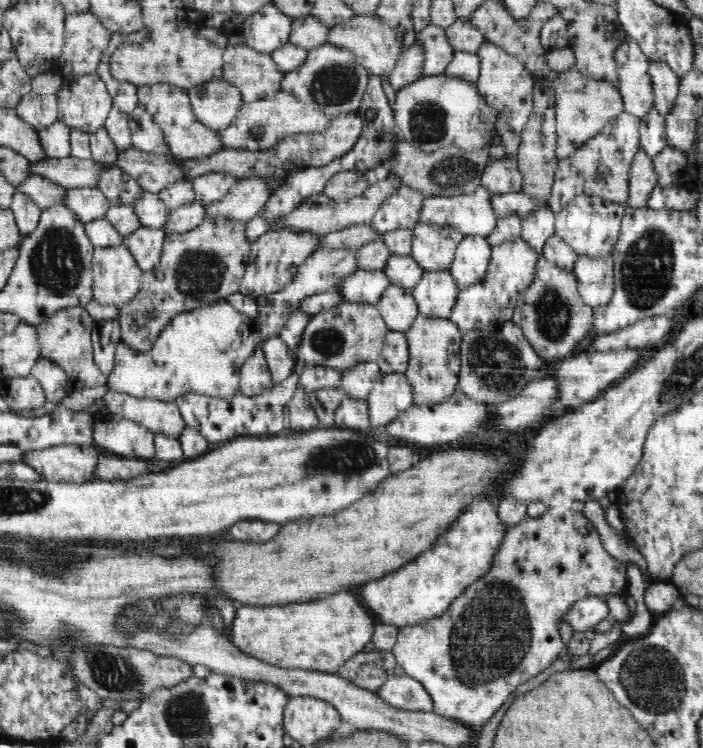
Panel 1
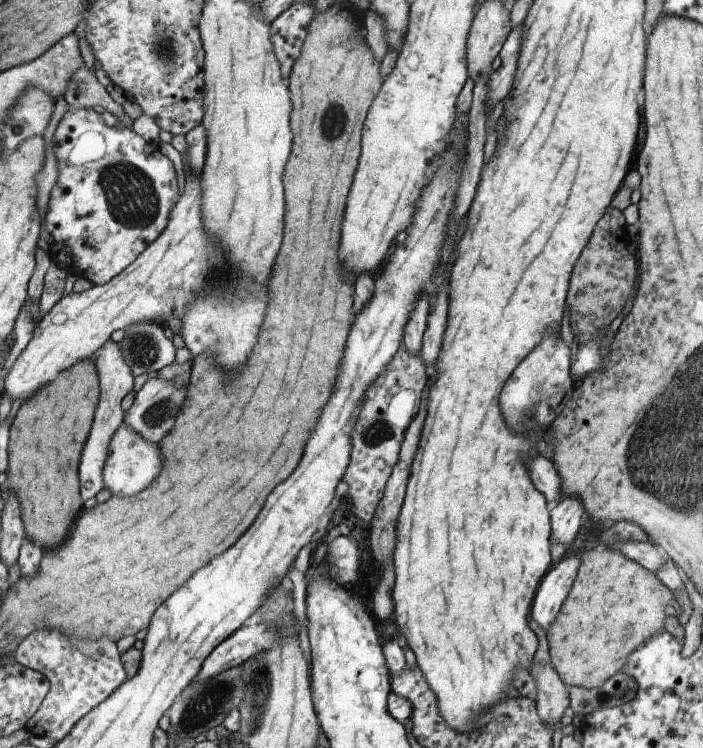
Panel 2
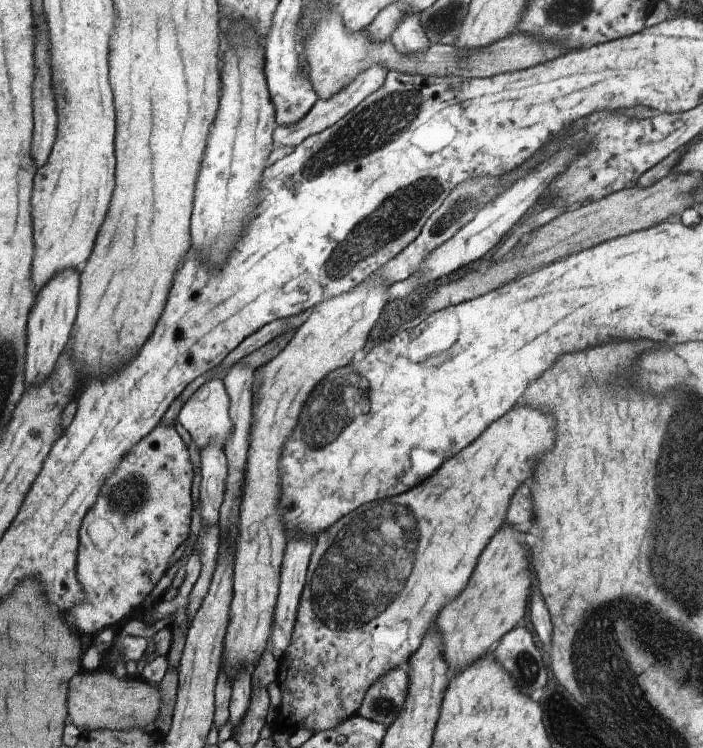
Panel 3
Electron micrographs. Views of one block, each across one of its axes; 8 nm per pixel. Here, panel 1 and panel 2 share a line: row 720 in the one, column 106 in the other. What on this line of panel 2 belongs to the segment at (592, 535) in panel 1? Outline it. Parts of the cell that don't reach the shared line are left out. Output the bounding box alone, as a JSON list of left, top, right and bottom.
[104,424,162,496]

